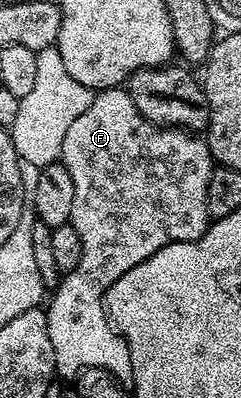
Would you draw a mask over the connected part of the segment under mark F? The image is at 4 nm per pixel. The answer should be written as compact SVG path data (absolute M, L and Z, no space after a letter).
M109 87L106 91L96 92L91 105L87 105L87 109L83 109L83 113L79 113L79 117L75 117L71 129L67 129L67 137L63 137L61 146L60 162L64 163L67 173L71 173L71 181L77 183L77 205L71 209L71 222L75 233L79 233L79 241L83 245L83 257L79 257L79 265L75 265L75 269L64 272L60 276L59 282L52 292L53 300L51 300L51 295L48 300L49 307L47 303L45 311L47 333L51 337L51 349L55 349L55 371L58 376L72 374L77 370L78 364L99 363L104 364L105 367L112 367L118 375L126 377L129 376L129 362L126 353L124 353L124 347L121 347L121 344L116 344L112 340L112 336L109 336L109 332L115 327L104 304L105 295L111 289L111 285L115 285L115 281L119 281L119 277L123 277L123 273L127 273L127 269L135 269L135 265L139 265L139 261L147 261L147 257L159 253L159 249L172 243L195 241L207 230L211 222L207 209L207 181L215 166L213 154L209 151L208 142L196 134L183 131L180 127L159 127L155 123L148 123L139 113L139 109L135 109L135 101L131 101L128 90L121 87Z

